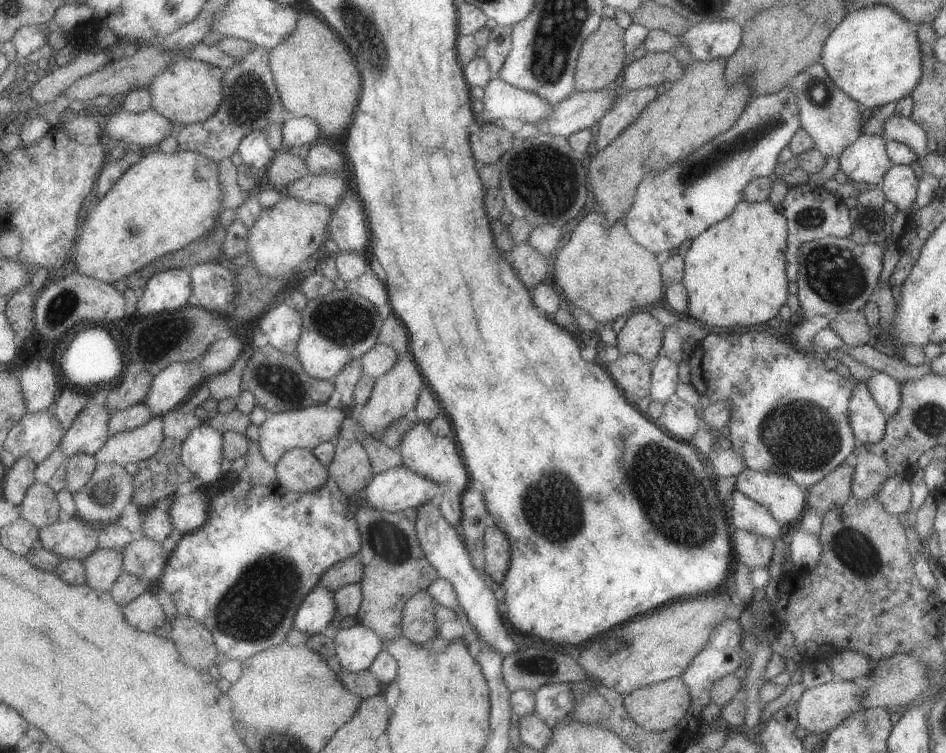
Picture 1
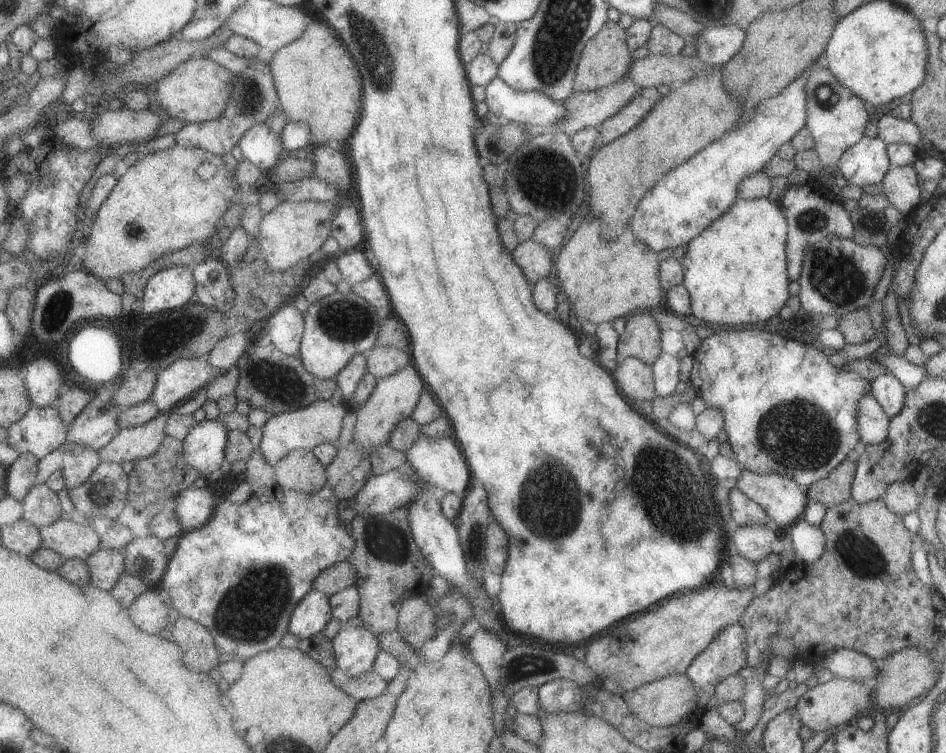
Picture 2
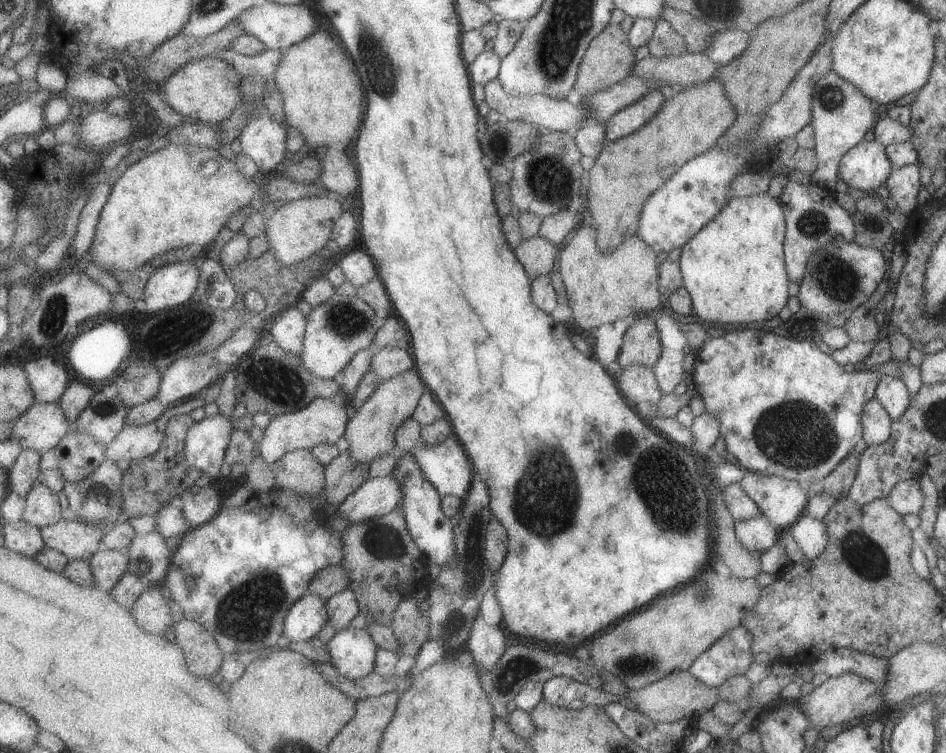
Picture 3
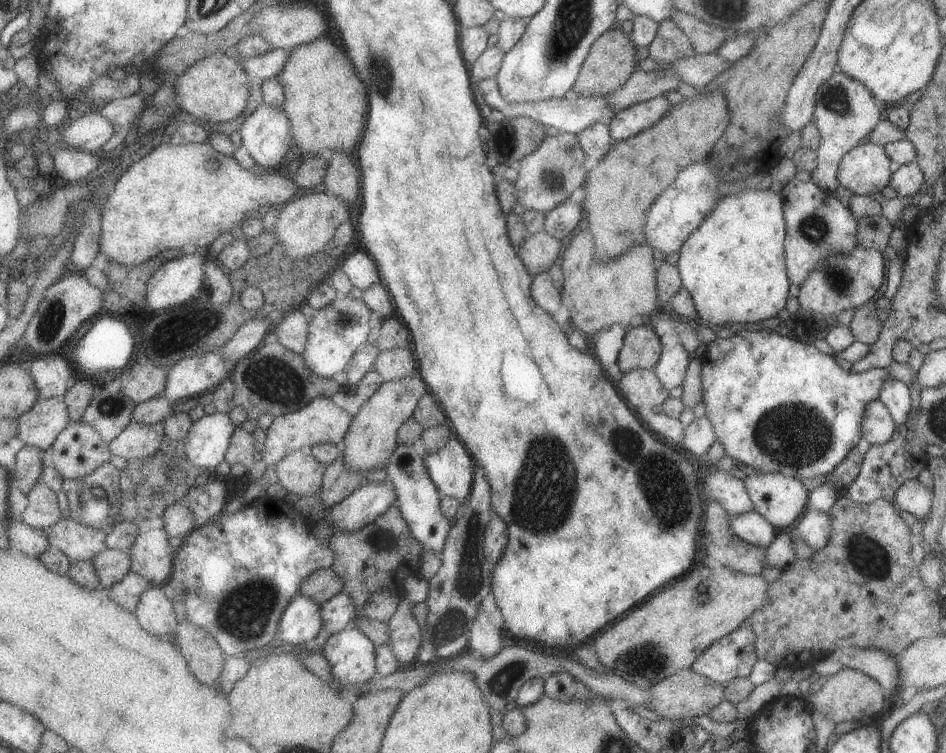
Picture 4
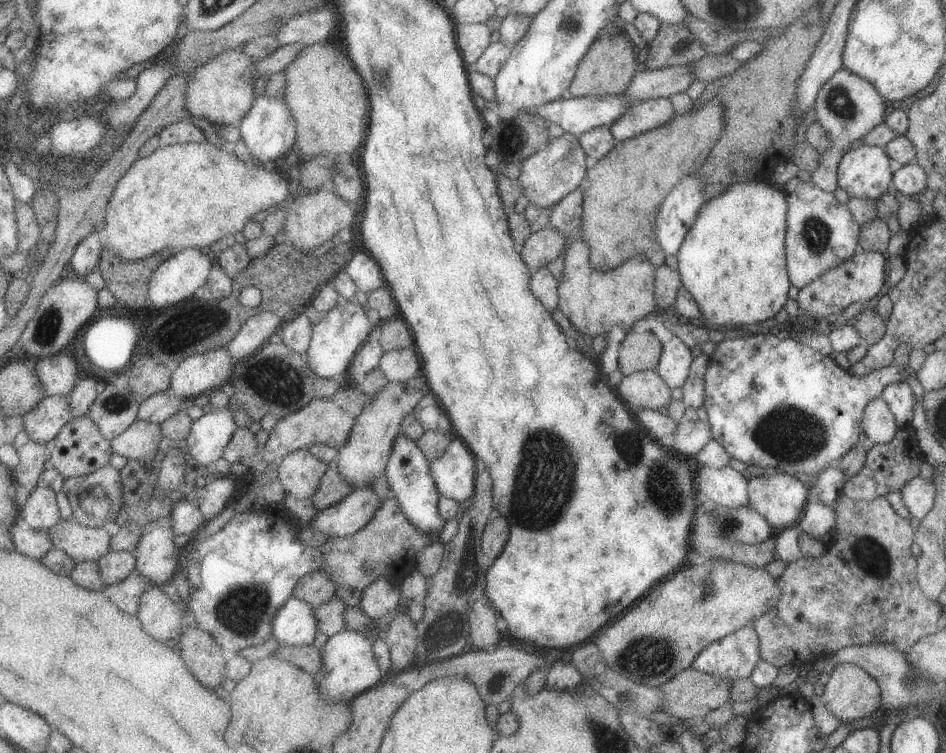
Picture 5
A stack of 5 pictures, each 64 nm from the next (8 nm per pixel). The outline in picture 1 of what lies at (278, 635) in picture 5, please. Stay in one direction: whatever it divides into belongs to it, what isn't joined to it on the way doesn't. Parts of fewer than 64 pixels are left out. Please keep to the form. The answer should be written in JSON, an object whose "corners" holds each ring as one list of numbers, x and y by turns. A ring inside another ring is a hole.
{"corners":[[317,586,300,606,294,628,307,636,329,632,331,622,337,616,337,608,336,594,325,587]]}

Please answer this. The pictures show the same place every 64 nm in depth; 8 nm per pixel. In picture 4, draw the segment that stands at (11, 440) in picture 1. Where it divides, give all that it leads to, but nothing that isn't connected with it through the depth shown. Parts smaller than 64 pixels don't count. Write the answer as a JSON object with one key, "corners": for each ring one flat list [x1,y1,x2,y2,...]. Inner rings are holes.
{"corners":[[65,398,43,399,19,419,19,435,27,445,47,450,71,421]]}

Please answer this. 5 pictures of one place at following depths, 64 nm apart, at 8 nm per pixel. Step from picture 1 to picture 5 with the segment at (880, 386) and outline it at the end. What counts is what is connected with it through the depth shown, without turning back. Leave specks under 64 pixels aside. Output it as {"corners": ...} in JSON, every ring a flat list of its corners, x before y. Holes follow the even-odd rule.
{"corners":[[905,381,888,384,880,397,887,403,895,424,901,429,910,429,916,400,909,385]]}

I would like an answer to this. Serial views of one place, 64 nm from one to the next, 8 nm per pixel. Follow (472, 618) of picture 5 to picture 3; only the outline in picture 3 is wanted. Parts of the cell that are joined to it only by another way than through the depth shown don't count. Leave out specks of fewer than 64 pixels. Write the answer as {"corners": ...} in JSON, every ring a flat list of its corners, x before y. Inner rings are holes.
{"corners":[[479,615,470,626,471,635,467,641,470,658,486,669,495,668,507,650,507,640,501,628,489,626,487,620]]}

